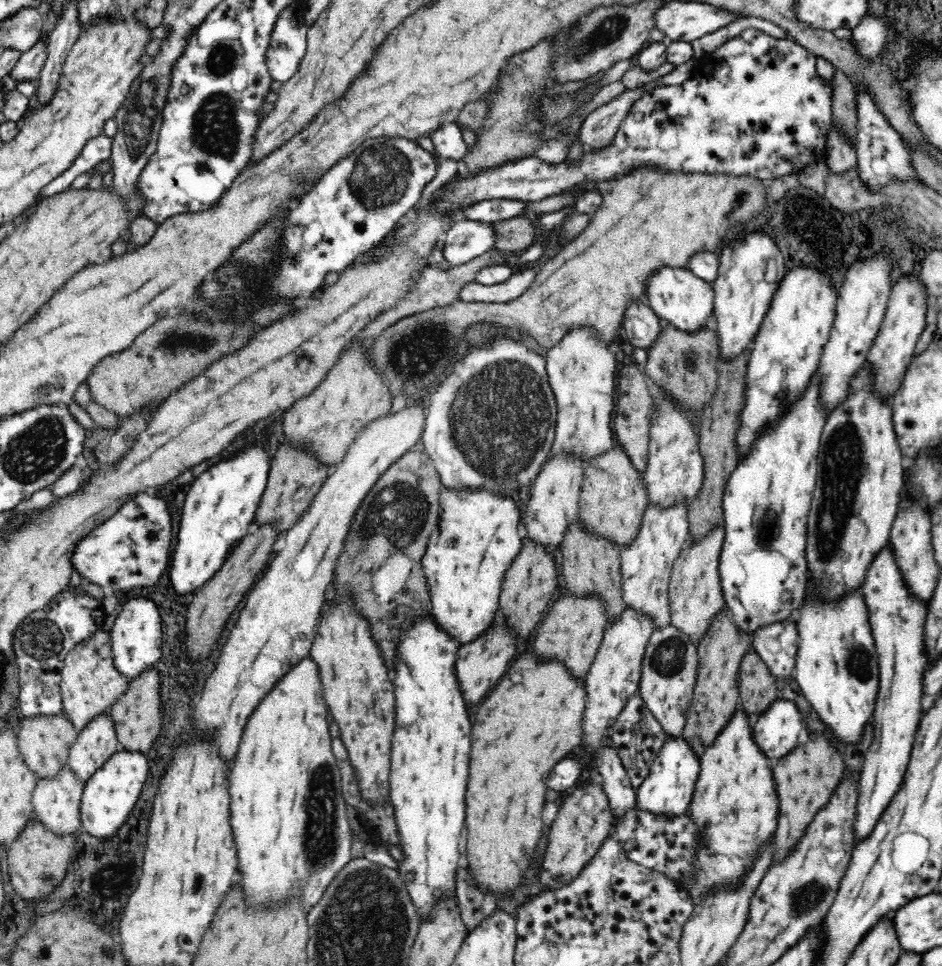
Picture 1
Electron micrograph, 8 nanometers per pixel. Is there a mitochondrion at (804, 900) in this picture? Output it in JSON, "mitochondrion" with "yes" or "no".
{"mitochondrion":"yes"}

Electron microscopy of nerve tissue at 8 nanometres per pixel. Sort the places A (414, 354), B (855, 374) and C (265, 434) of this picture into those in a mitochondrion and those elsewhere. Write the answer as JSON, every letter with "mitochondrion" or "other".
{"A":"mitochondrion","B":"other","C":"other"}

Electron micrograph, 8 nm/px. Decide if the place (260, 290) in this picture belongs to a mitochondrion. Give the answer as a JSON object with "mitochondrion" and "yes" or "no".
{"mitochondrion":"yes"}

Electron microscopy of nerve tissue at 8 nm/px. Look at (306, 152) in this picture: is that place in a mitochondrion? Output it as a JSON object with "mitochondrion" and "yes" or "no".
{"mitochondrion":"no"}

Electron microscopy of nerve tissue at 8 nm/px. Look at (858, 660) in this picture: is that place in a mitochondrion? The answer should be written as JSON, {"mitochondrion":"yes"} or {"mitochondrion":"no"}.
{"mitochondrion":"yes"}

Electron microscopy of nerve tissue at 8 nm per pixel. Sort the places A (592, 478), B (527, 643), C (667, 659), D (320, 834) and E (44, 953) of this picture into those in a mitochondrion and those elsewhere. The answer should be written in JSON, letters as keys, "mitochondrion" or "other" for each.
{"A":"other","B":"other","C":"mitochondrion","D":"mitochondrion","E":"other"}

